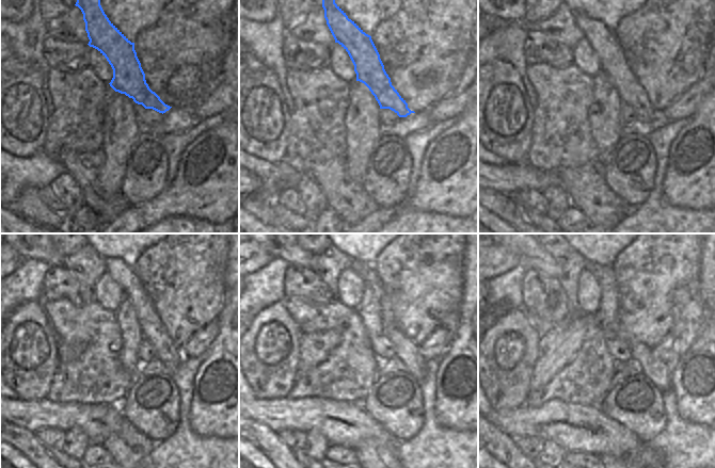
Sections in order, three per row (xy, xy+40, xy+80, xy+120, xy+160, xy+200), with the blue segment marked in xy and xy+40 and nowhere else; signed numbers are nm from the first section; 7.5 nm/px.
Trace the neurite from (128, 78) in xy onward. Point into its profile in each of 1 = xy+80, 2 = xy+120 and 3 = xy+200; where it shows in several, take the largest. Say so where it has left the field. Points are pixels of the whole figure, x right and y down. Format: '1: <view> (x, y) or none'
1: xy+80 (613, 63)
2: xy+120 (153, 331)
3: xy+200 (658, 371)

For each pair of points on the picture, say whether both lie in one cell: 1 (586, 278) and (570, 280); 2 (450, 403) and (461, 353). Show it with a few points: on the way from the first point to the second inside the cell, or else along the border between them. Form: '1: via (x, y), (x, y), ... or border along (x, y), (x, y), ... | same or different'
1: border along (587, 267), (578, 276), (575, 304) | different
2: via (443, 389), (440, 385), (440, 378), (448, 362) | same

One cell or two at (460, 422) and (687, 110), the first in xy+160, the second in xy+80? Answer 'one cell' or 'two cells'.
two cells

